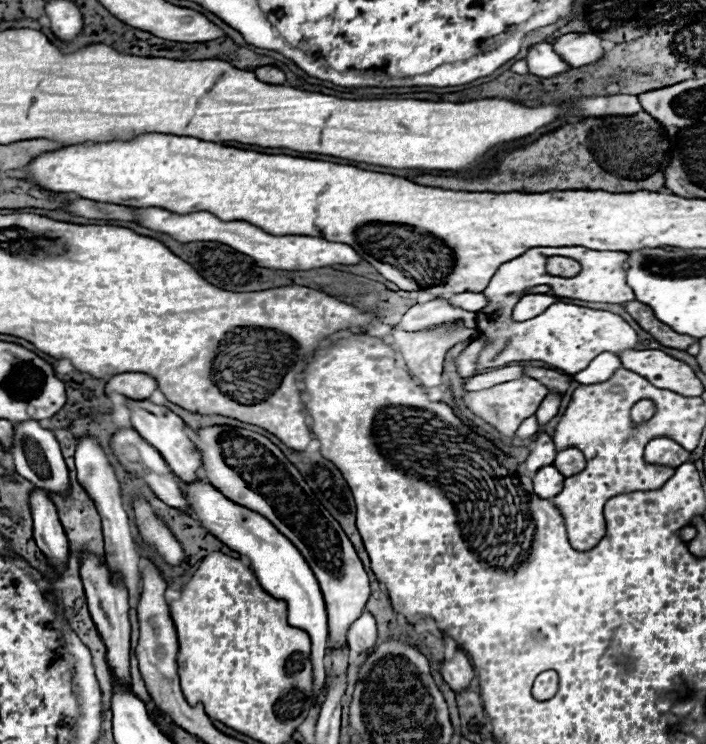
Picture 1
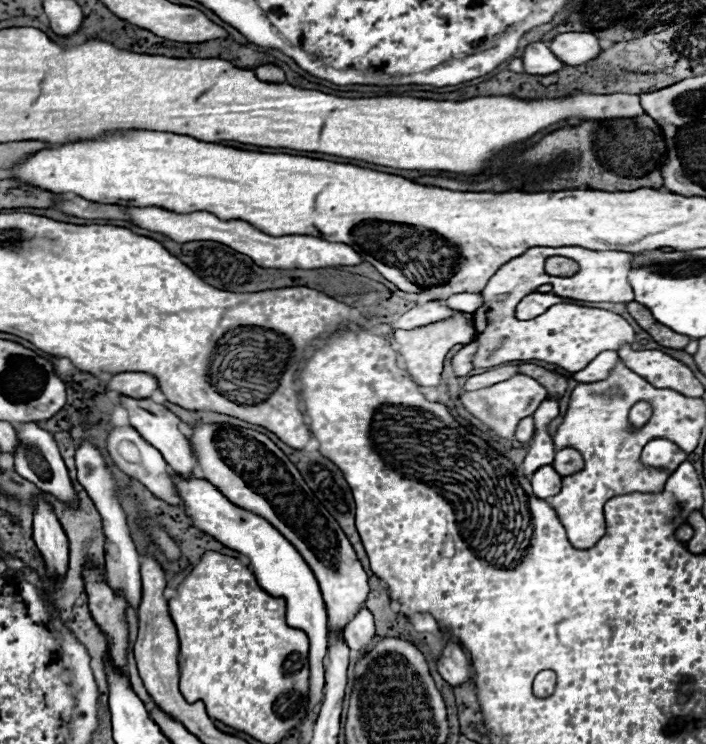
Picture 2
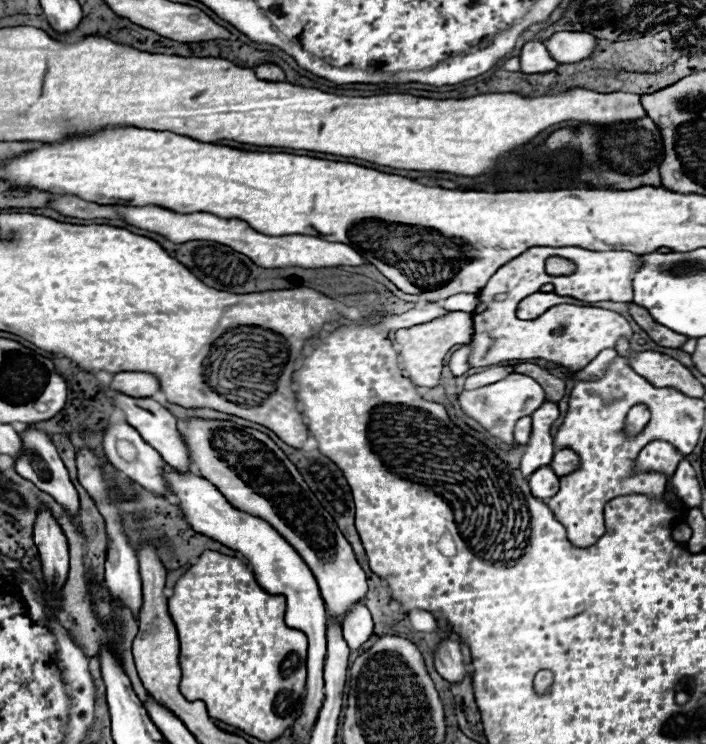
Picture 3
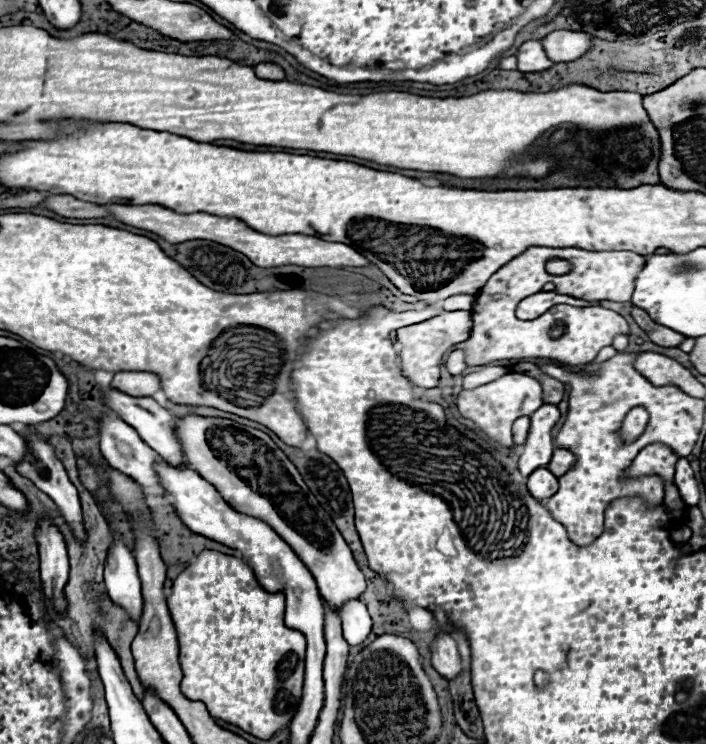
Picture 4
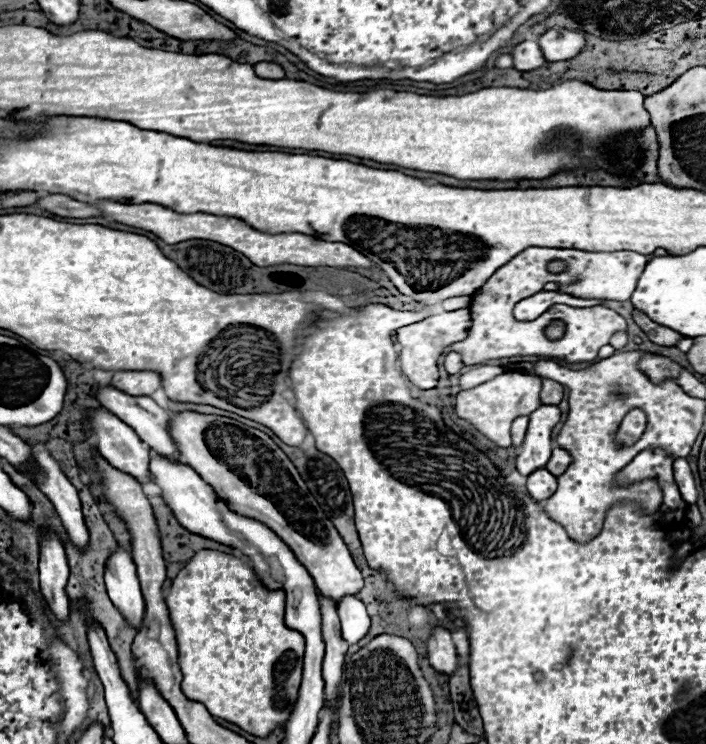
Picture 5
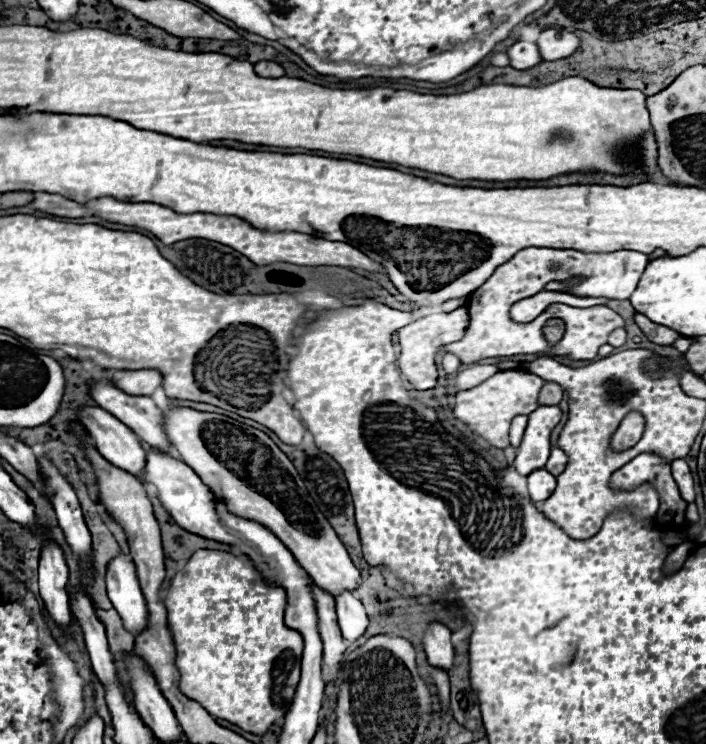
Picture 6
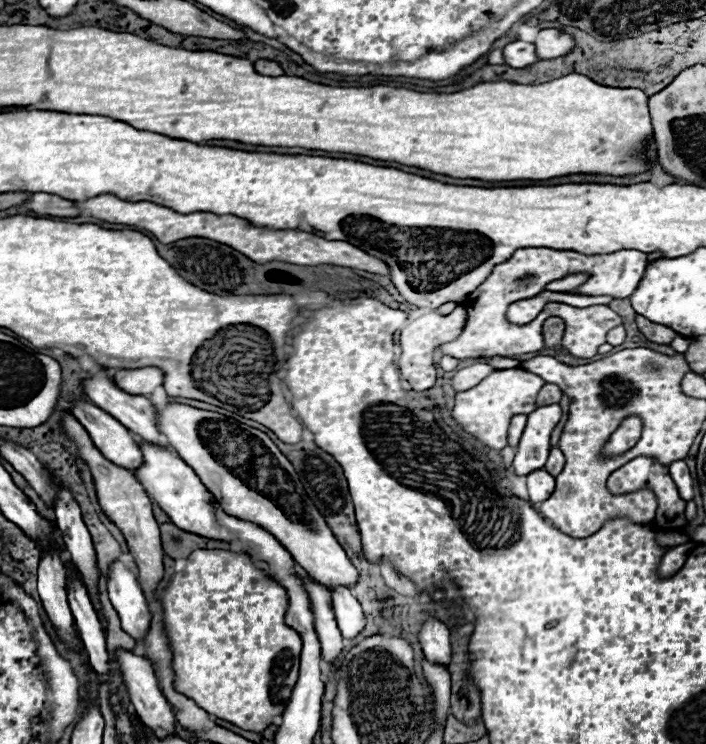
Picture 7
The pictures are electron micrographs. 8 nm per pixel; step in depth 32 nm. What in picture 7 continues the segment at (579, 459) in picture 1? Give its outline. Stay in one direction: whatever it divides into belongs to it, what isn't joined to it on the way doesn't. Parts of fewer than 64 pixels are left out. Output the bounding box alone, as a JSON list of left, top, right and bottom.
[544,448,566,476]

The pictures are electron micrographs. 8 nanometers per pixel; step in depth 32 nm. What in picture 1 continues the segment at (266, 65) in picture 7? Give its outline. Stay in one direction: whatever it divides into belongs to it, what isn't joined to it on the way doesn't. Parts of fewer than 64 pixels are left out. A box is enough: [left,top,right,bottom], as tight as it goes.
[254,66,286,84]

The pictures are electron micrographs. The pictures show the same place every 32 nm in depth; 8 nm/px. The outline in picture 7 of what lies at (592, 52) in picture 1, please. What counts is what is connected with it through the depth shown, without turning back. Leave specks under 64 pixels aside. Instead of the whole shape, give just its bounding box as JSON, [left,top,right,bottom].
[534,28,576,58]

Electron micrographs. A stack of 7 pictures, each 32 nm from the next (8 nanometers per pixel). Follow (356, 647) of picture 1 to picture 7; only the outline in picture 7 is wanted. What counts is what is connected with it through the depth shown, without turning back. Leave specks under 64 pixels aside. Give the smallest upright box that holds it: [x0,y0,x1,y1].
[332,588,366,640]

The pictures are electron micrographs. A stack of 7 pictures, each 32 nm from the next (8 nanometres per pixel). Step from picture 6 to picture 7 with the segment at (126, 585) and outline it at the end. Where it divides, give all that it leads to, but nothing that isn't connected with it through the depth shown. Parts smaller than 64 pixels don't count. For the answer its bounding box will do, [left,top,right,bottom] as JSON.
[108,560,150,640]

